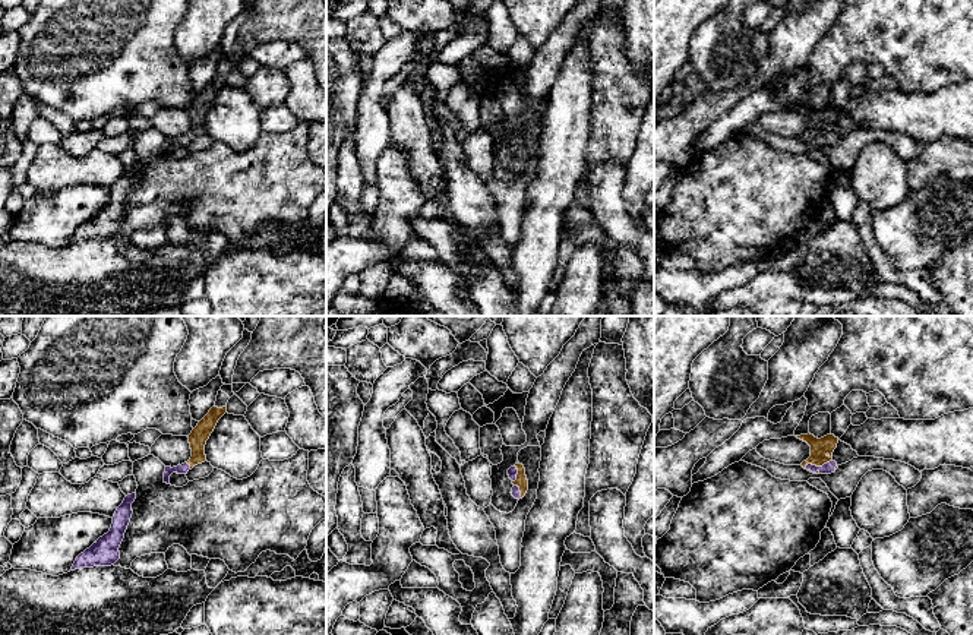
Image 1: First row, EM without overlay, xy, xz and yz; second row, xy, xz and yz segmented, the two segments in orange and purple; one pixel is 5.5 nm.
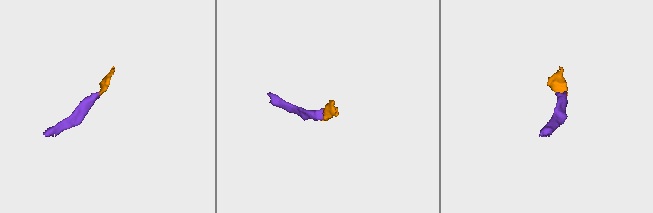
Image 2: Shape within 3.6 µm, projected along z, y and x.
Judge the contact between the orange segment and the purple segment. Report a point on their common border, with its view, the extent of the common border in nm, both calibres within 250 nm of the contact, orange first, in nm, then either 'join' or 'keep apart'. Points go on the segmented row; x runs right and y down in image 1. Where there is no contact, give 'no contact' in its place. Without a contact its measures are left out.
contact yz (817, 466); length 160 nm; calibres 100 and 60 nm; join

